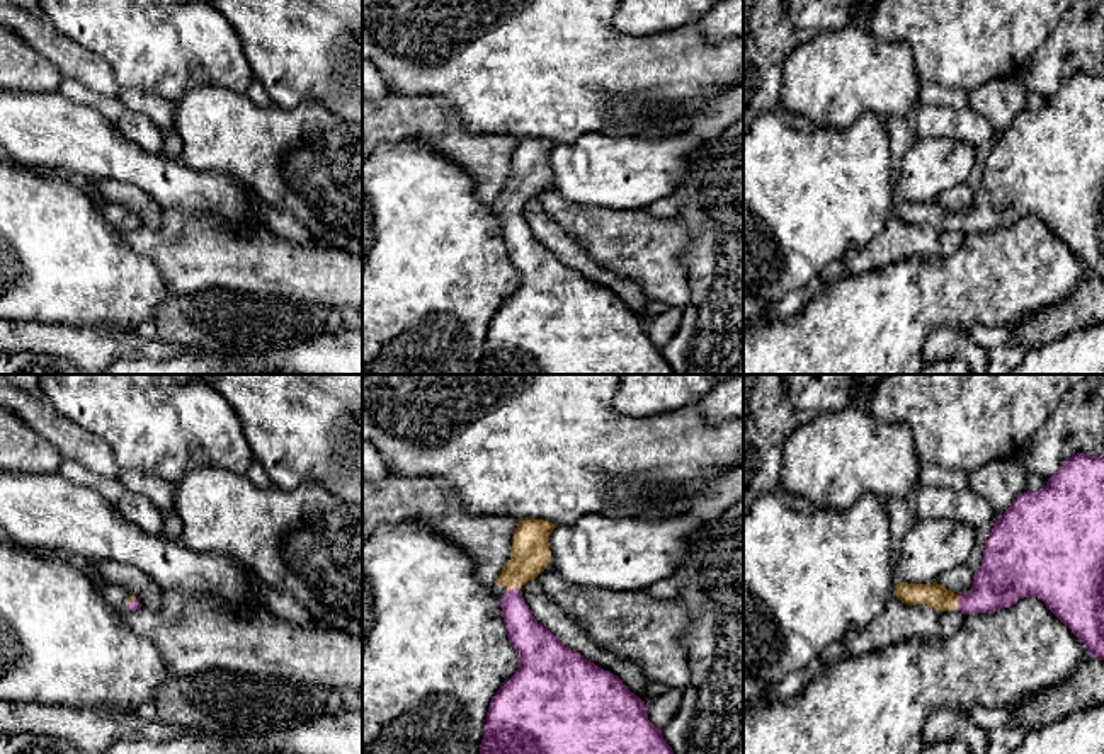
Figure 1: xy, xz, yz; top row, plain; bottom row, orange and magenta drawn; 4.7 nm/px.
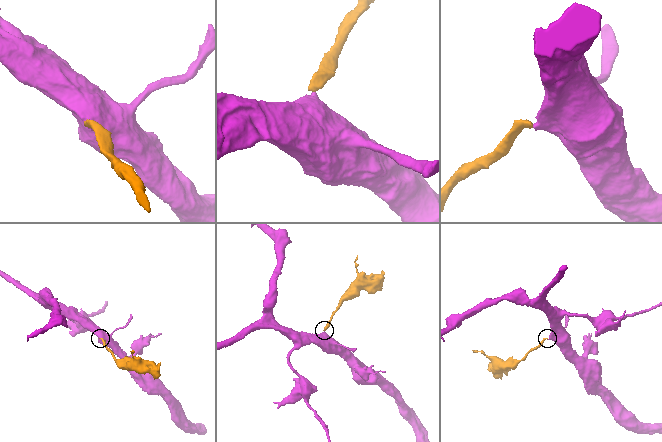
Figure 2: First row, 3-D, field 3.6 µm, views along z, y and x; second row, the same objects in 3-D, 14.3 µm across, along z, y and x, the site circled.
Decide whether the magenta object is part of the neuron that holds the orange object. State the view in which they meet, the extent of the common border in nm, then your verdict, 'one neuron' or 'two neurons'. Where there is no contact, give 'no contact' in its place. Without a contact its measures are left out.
contact in xz; length 70 nm; one neuron

